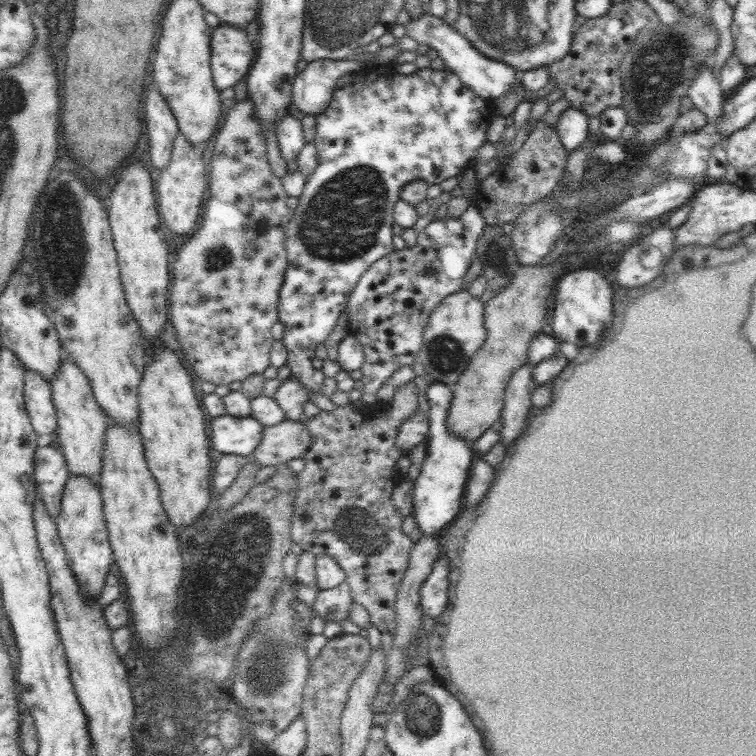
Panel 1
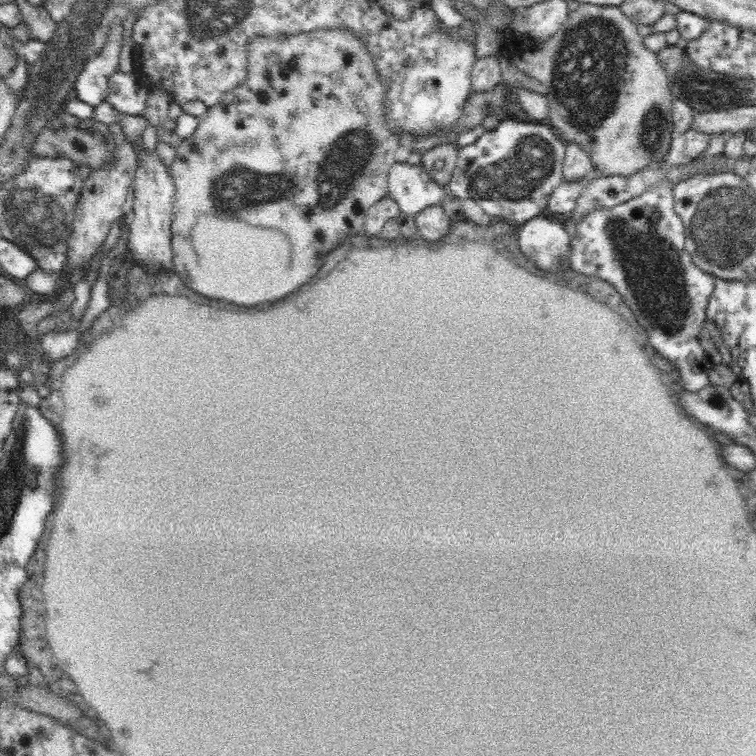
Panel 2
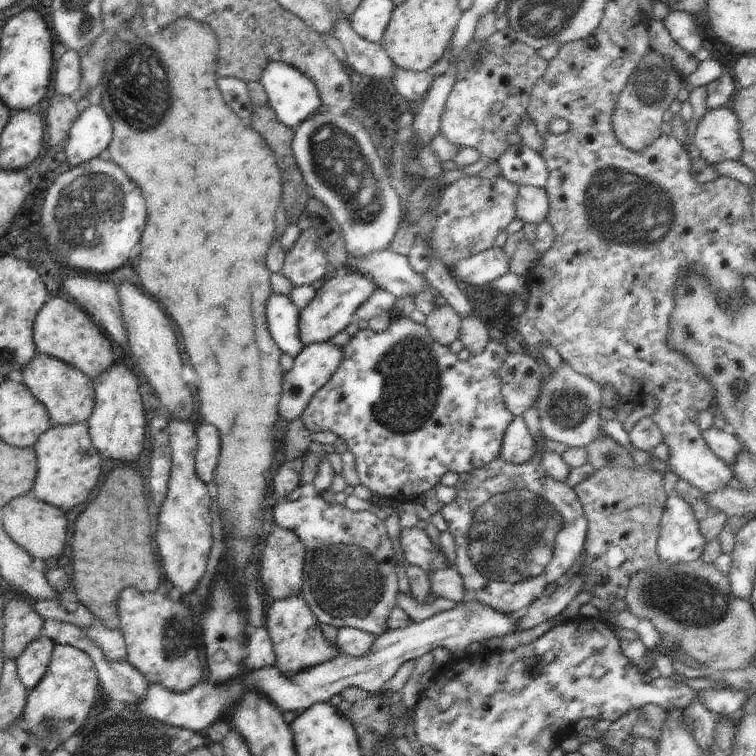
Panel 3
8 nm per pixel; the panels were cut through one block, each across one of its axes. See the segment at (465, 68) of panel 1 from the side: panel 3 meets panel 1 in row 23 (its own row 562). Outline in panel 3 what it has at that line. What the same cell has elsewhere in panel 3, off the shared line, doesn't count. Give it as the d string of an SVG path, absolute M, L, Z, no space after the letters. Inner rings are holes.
M412 527L401 530L399 540L408 565L420 566L429 574L448 566L446 555L432 542L425 529Z

